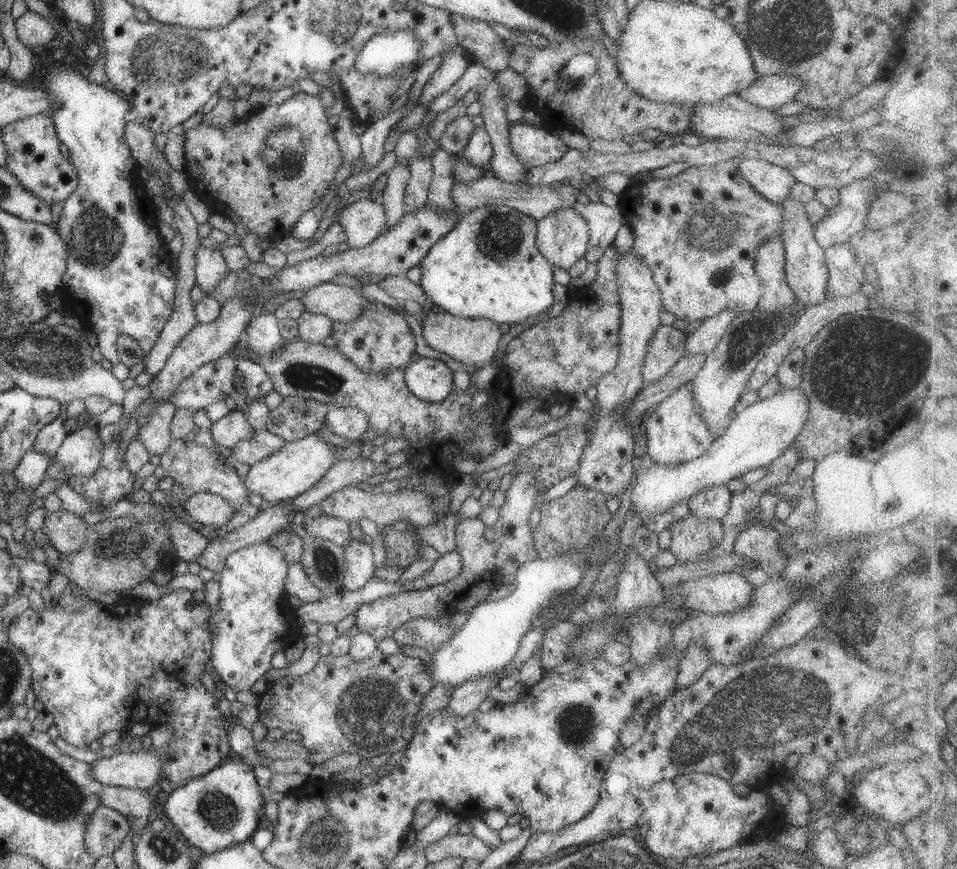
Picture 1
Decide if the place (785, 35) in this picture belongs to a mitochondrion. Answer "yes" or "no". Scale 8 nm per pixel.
yes

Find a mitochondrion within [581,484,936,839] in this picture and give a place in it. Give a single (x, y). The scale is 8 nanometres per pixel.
(764, 707)

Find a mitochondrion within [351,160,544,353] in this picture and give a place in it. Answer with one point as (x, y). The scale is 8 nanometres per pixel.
(501, 234)

